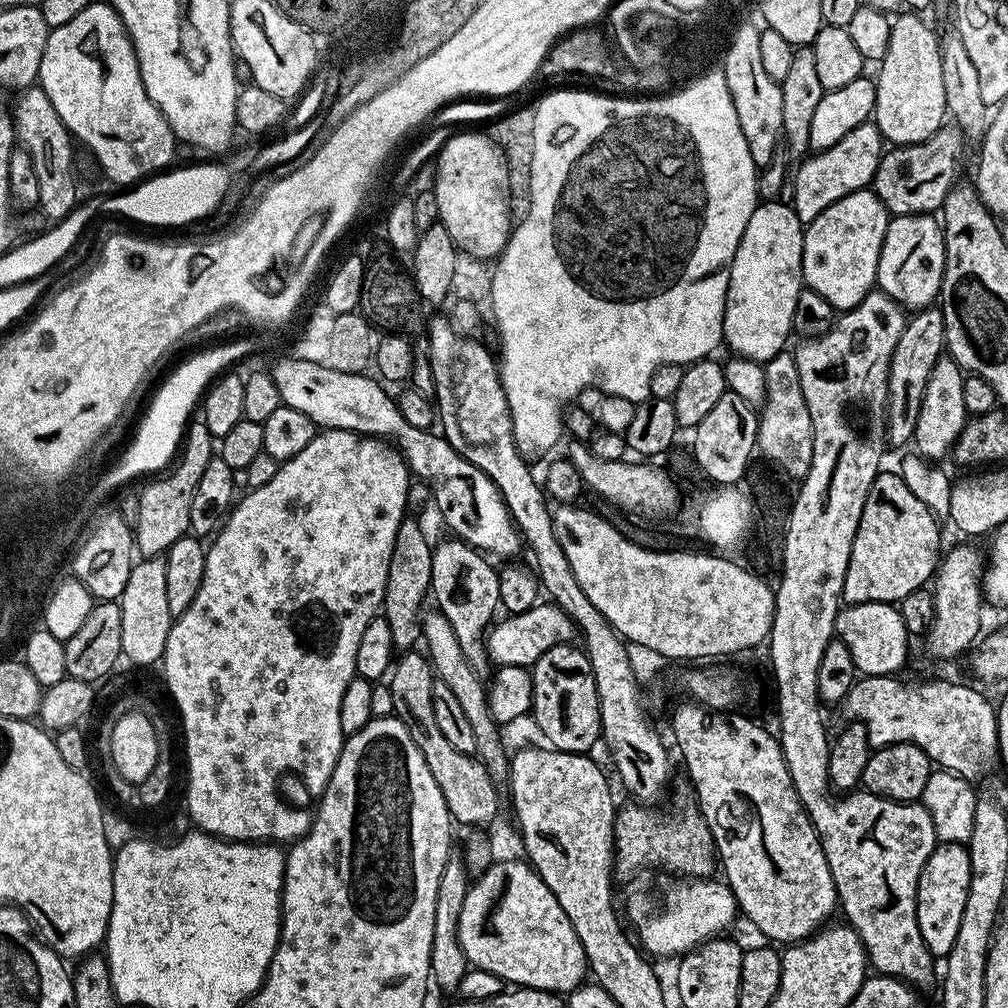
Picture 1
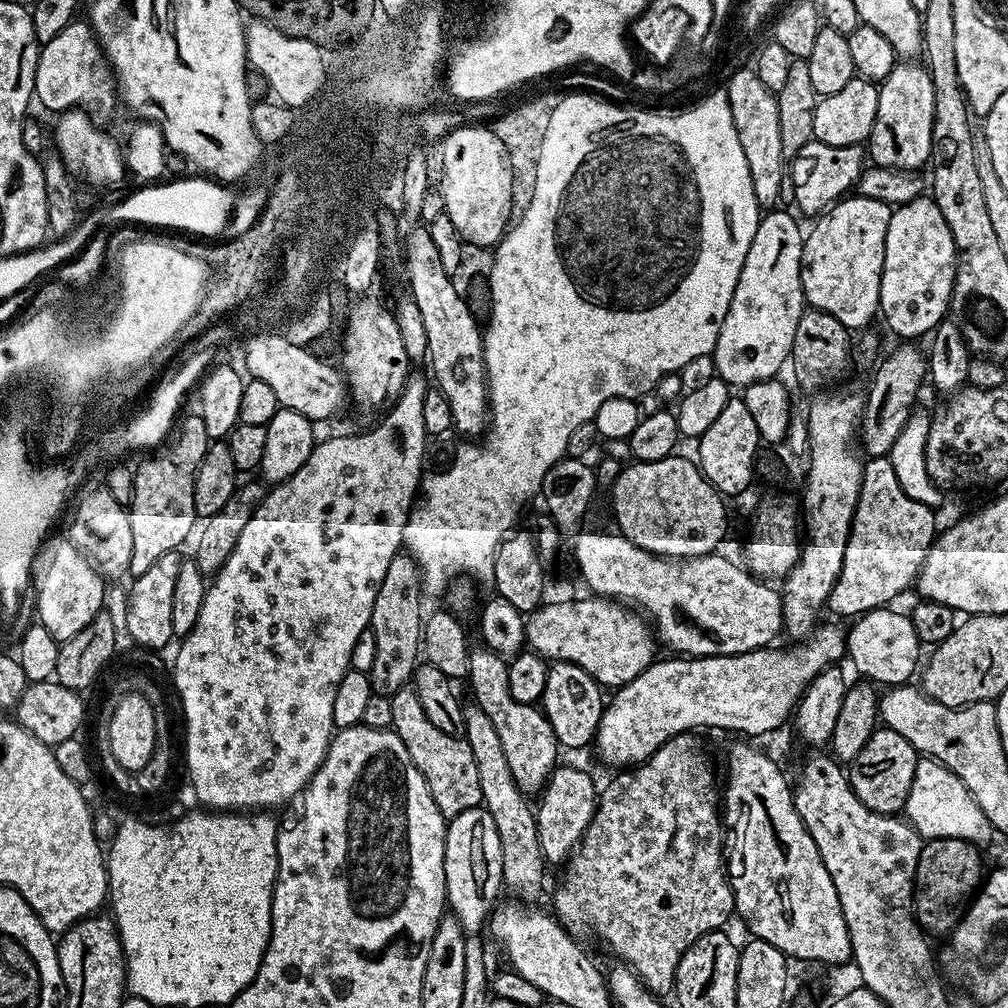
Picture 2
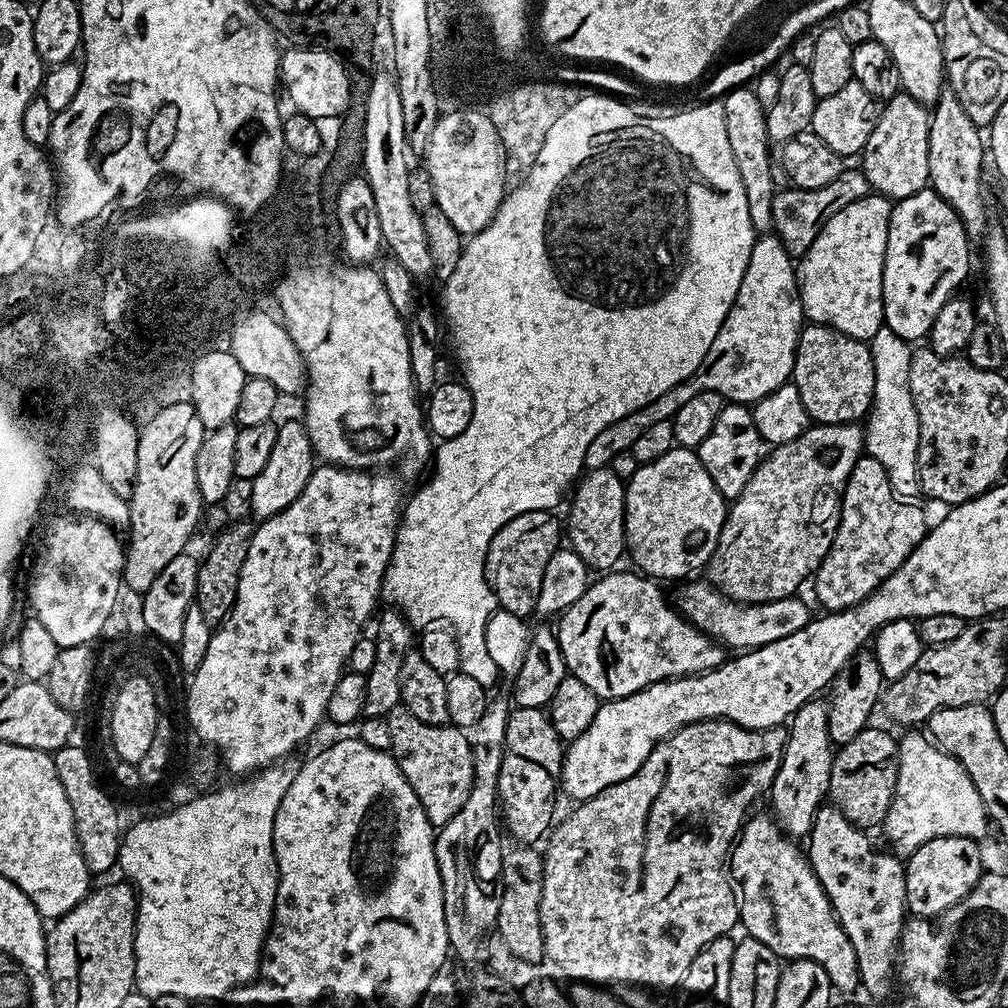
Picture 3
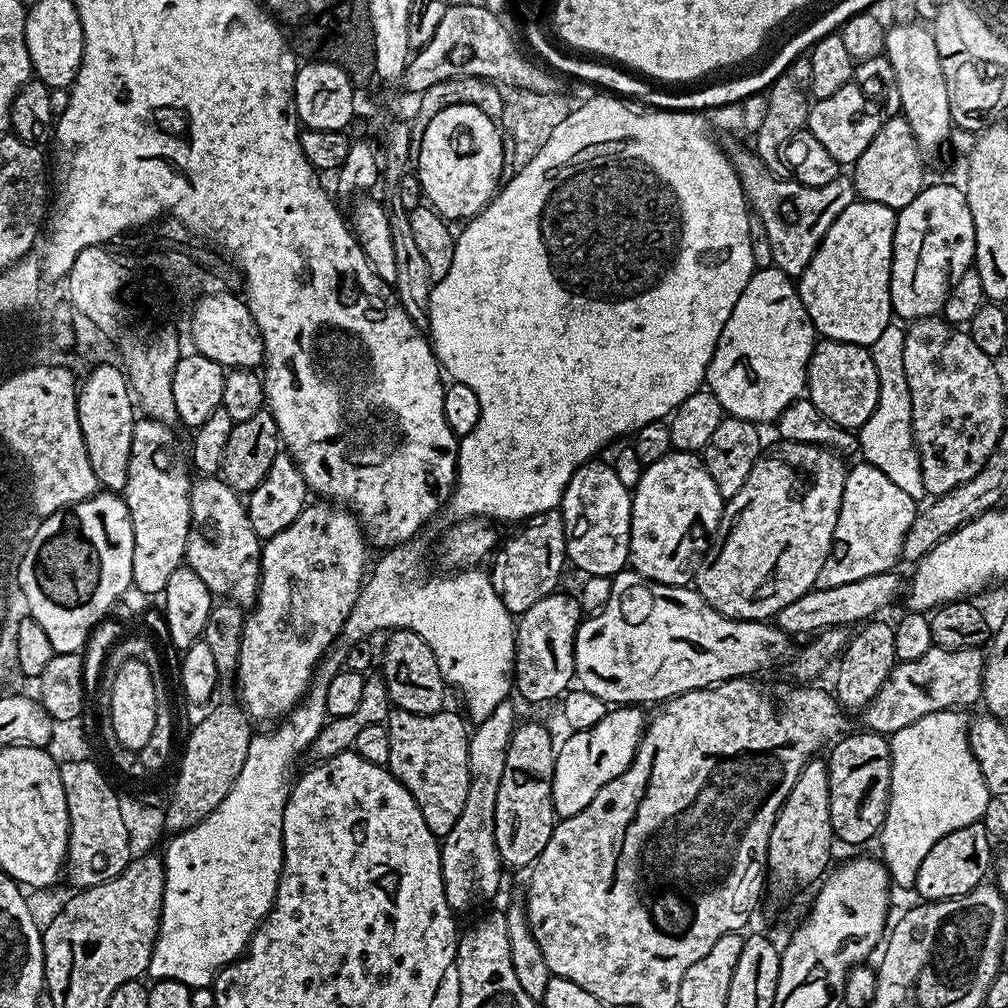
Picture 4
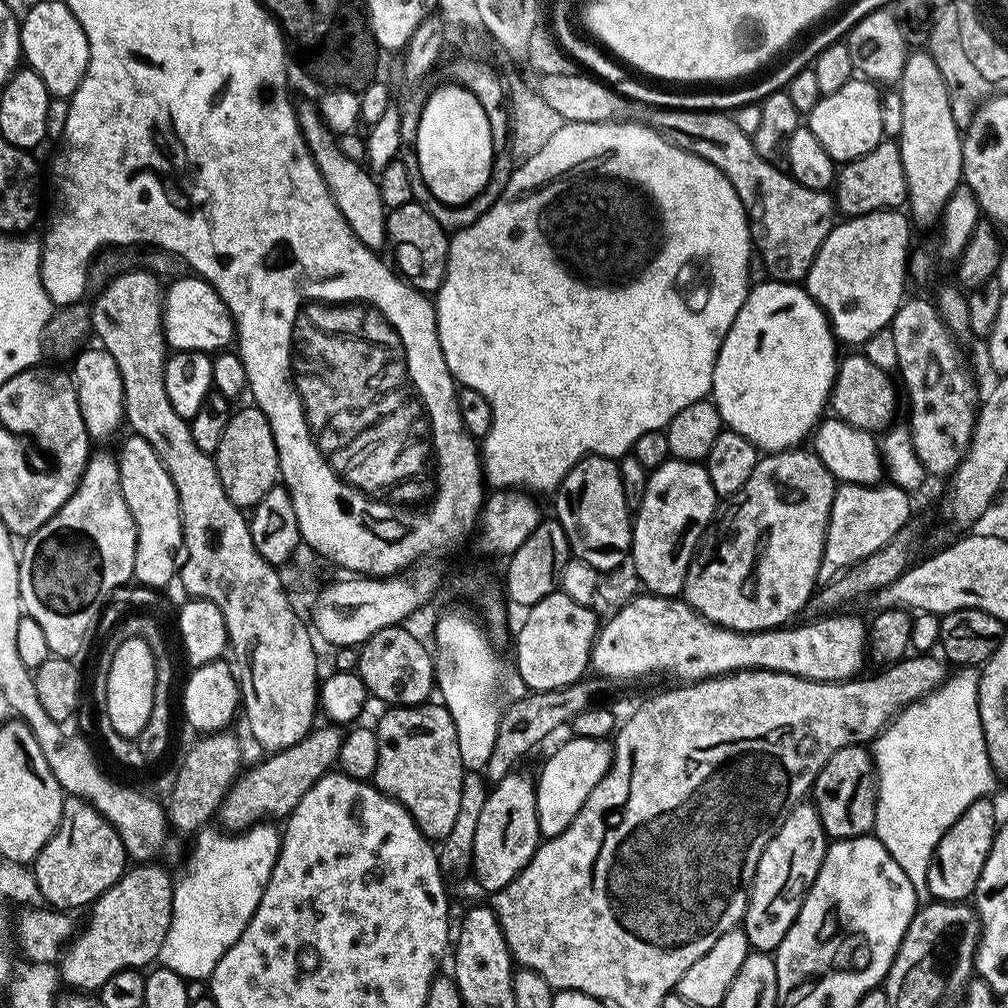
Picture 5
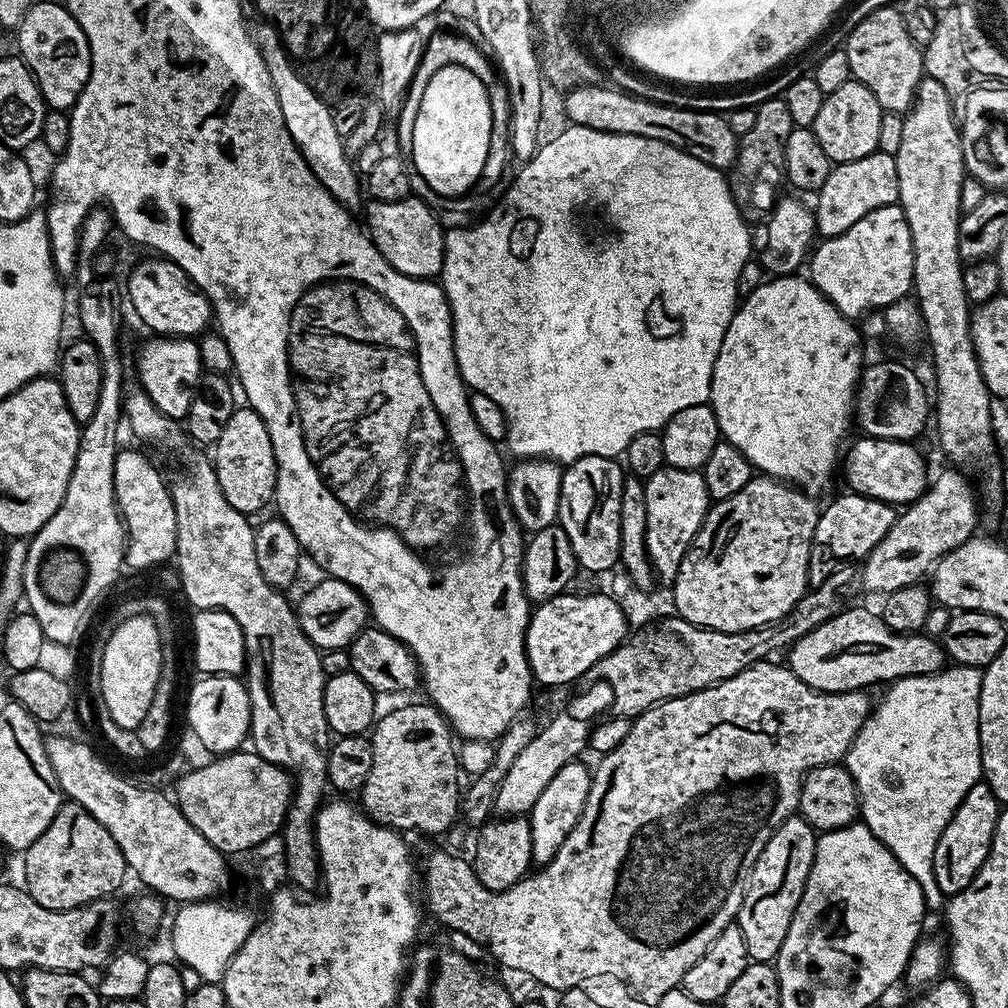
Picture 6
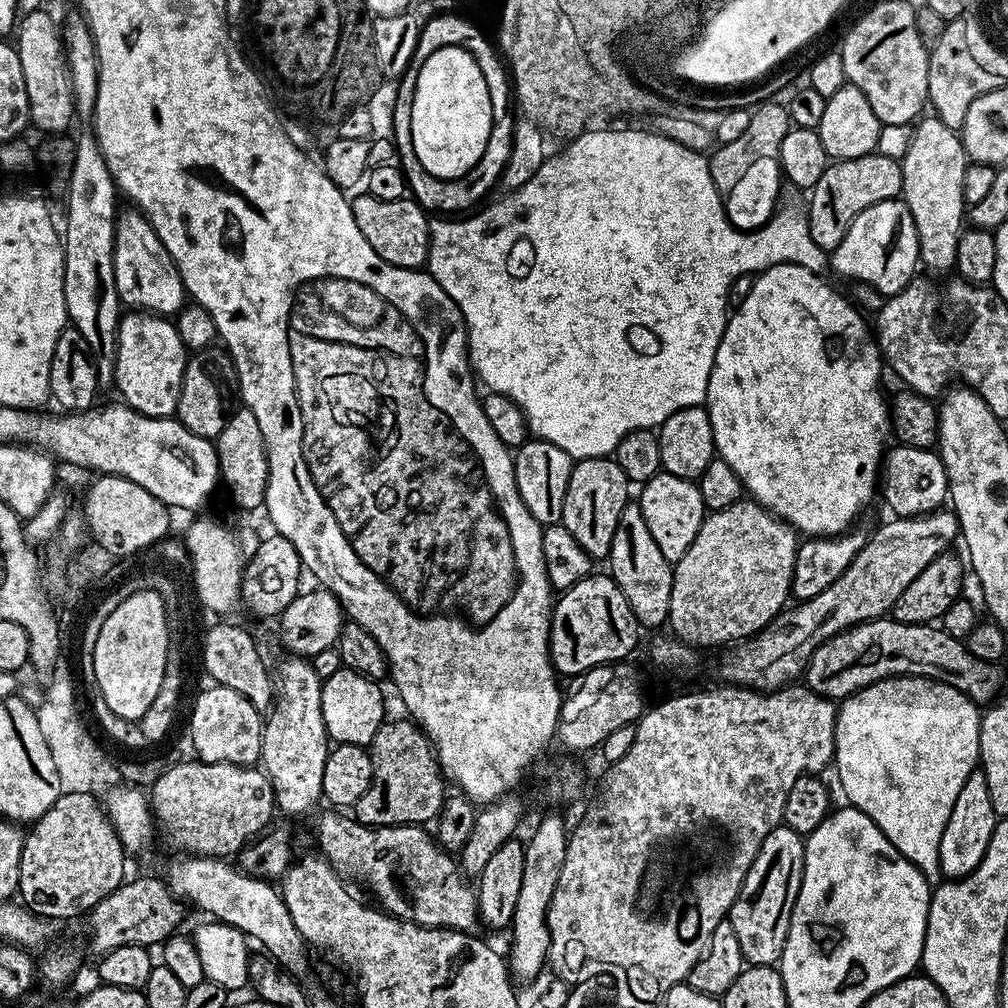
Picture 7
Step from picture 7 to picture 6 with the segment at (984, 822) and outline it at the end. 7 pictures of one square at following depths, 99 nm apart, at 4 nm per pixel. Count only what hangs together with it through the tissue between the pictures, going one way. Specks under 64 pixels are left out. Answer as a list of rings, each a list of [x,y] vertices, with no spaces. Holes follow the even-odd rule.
[[[983,782],[975,784],[962,798],[958,810],[946,822],[946,830],[938,838],[938,846],[934,850],[934,879],[938,881],[938,890],[945,897],[957,896],[978,874],[980,867],[990,854],[990,846],[994,838],[994,826],[998,822],[1002,806],[994,798],[990,786]]]

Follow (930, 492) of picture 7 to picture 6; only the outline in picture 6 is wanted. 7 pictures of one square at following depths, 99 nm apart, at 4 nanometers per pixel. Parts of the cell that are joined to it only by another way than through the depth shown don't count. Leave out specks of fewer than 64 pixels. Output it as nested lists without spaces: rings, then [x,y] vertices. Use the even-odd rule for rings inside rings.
[[[861,435],[860,440],[853,439],[846,452],[846,459],[842,464],[842,476],[848,479],[847,486],[853,493],[860,493],[864,496],[872,496],[874,499],[881,500],[893,506],[907,506],[913,504],[921,494],[928,489],[930,475],[928,468],[924,465],[924,456],[915,447],[915,443],[896,440],[878,440],[875,436]]]

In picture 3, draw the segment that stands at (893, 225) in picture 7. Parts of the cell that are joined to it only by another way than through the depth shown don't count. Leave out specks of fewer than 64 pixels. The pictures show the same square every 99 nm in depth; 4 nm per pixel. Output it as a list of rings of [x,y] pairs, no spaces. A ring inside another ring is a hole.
[[[879,194],[850,202],[846,210],[834,214],[822,226],[810,250],[799,257],[795,265],[796,288],[811,323],[825,324],[861,342],[868,342],[885,325],[883,266],[892,206],[893,201]]]

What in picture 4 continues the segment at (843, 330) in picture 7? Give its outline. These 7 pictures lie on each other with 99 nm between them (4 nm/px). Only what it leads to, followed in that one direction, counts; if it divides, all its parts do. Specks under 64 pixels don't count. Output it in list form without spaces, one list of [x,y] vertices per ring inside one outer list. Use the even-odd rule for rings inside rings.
[[[757,268],[750,282],[742,290],[742,298],[734,305],[734,314],[726,318],[718,346],[712,355],[706,377],[707,391],[712,392],[722,402],[725,413],[750,420],[757,426],[764,426],[767,420],[779,421],[780,415],[805,395],[808,383],[808,363],[818,343],[816,327],[802,306],[799,287],[779,268]]]

